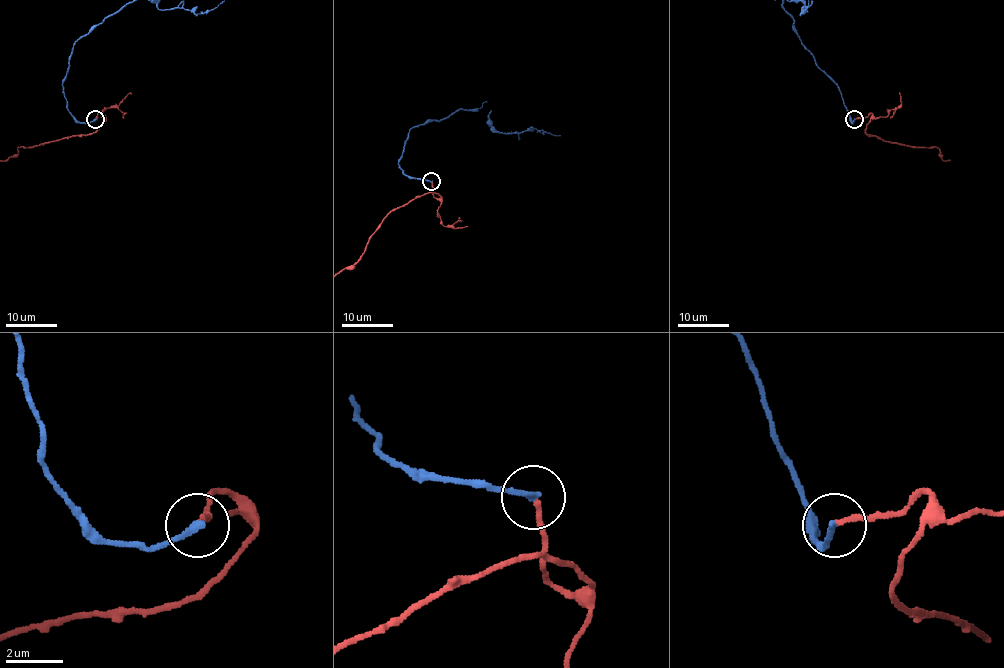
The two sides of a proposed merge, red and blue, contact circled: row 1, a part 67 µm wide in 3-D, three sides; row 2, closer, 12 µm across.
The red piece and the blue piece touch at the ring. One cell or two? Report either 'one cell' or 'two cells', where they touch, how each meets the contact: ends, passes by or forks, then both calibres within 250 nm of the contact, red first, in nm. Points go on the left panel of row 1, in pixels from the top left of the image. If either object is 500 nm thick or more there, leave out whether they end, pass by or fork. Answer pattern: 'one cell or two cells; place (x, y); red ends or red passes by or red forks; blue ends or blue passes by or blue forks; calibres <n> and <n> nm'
one cell; place (95, 119); red ends; blue ends; calibres 160 and 240 nm

